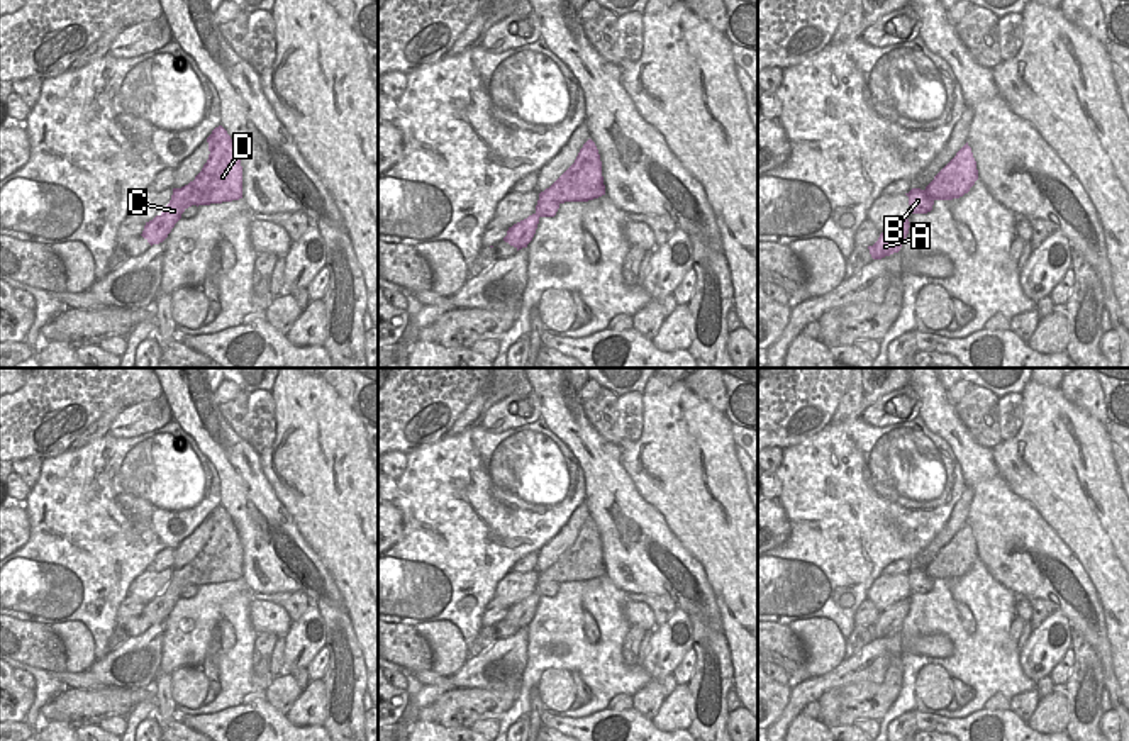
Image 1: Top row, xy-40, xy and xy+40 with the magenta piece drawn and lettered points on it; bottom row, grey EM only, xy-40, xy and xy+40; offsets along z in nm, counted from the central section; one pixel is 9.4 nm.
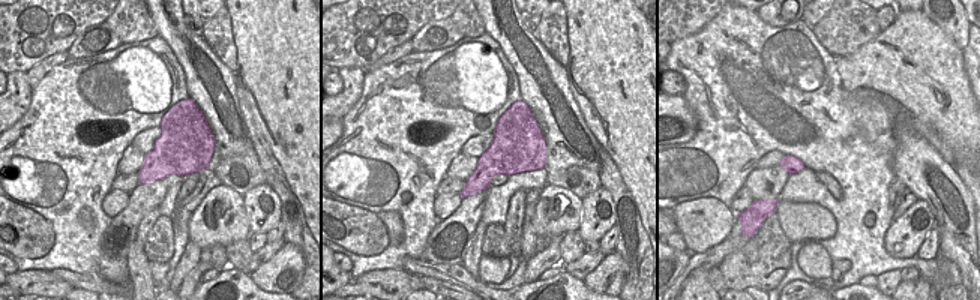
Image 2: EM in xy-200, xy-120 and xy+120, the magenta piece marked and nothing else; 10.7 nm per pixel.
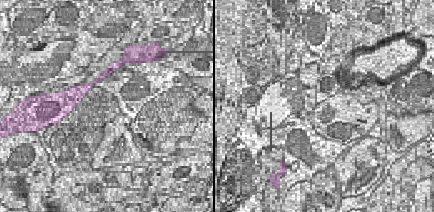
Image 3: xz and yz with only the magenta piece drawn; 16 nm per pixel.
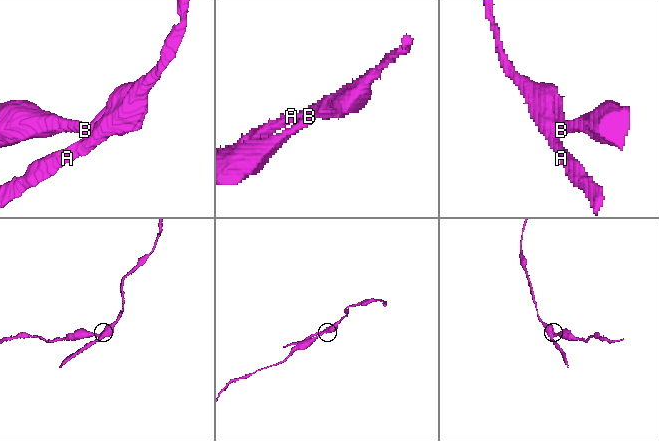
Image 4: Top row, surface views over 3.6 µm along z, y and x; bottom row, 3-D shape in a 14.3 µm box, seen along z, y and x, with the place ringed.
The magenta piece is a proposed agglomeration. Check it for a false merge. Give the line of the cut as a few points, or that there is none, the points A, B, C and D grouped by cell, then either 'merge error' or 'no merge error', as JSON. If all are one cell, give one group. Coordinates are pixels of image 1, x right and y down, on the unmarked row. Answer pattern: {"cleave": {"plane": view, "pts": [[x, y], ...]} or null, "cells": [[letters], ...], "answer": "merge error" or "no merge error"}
{"cleave": {"plane": "xy", "pts": [[541, 572], [546, 579], [553, 579], [558, 584]]}, "cells": [["A", "C", "D"], ["B"]], "answer": "merge error"}

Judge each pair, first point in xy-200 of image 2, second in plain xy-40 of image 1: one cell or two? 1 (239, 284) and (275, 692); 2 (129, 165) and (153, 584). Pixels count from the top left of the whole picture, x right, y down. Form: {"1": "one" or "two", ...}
{"1": "two", "2": "one"}

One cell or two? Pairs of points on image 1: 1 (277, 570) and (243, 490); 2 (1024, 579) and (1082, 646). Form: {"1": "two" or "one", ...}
{"1": "one", "2": "two"}

